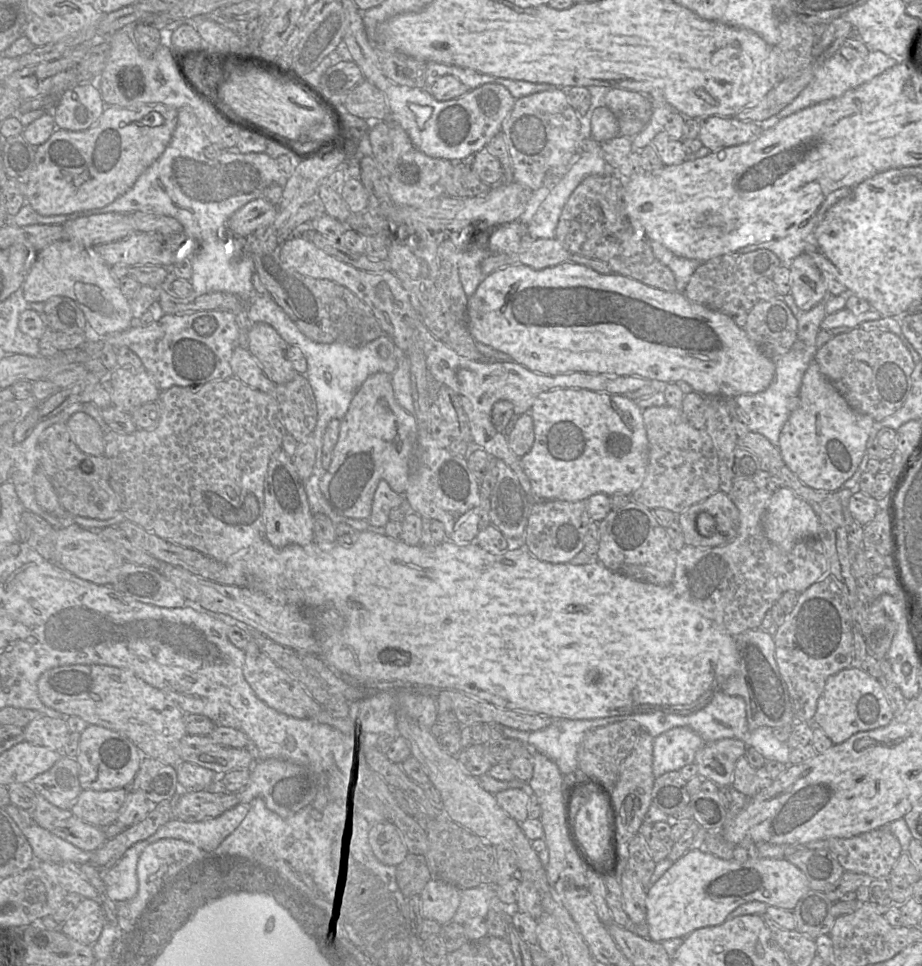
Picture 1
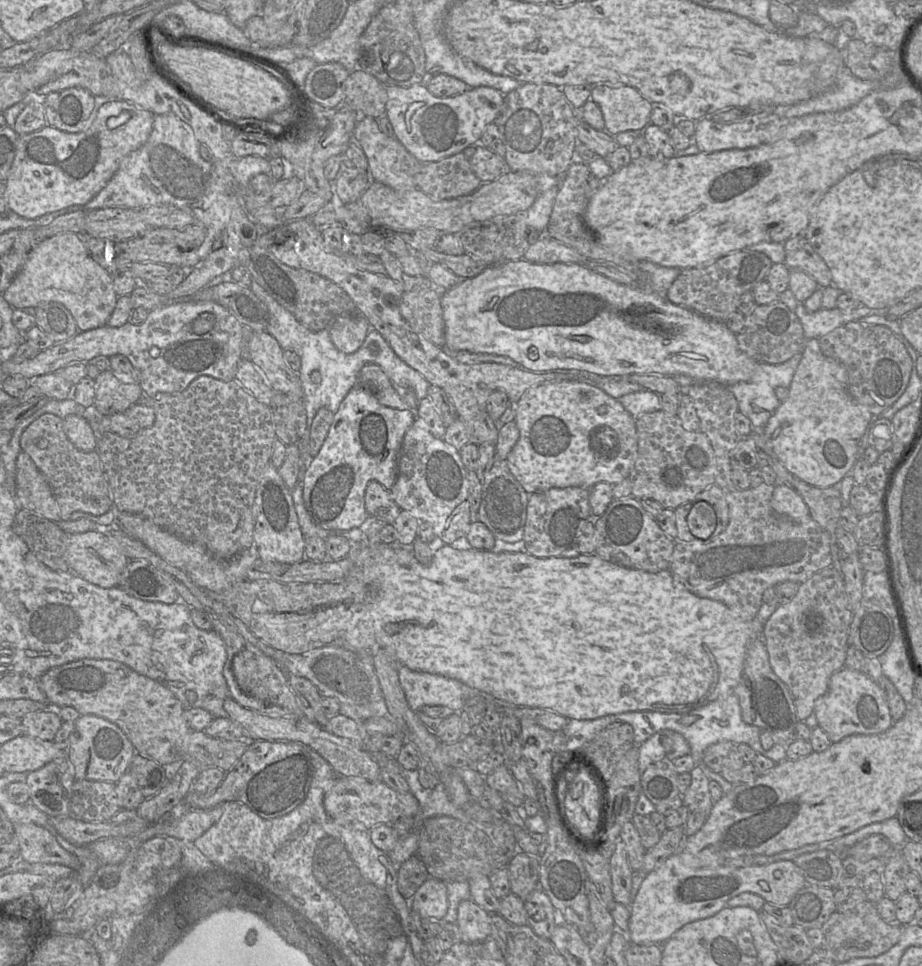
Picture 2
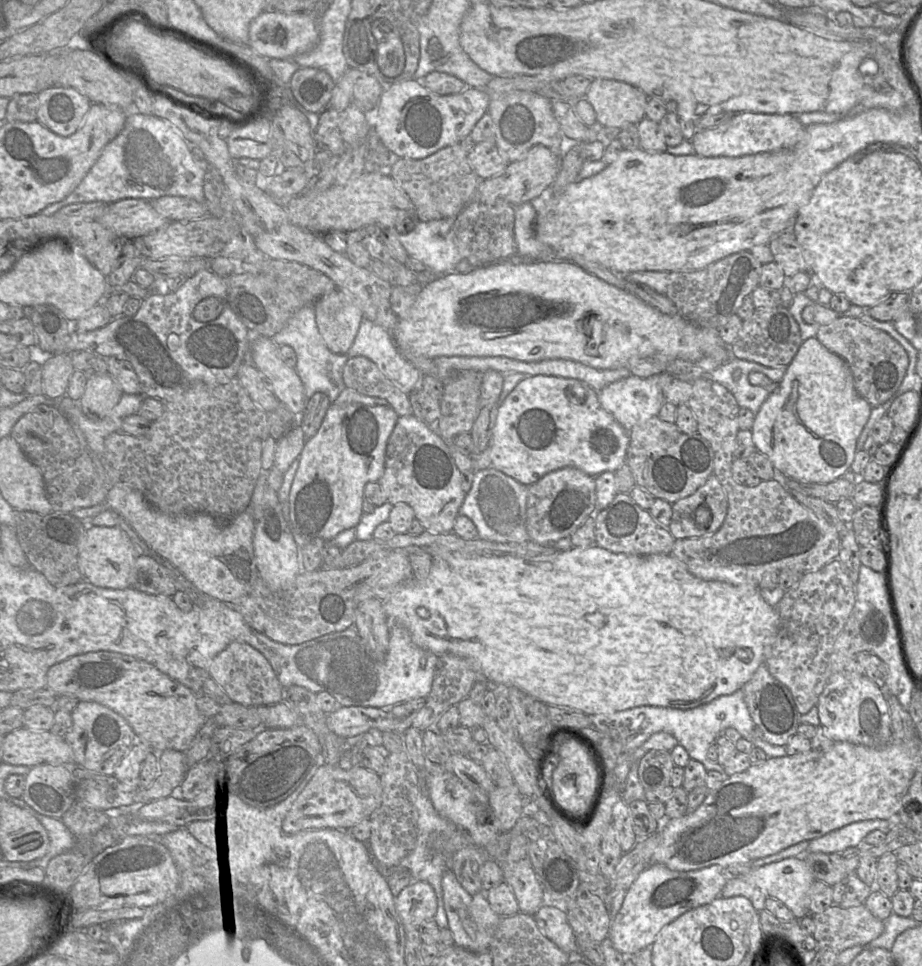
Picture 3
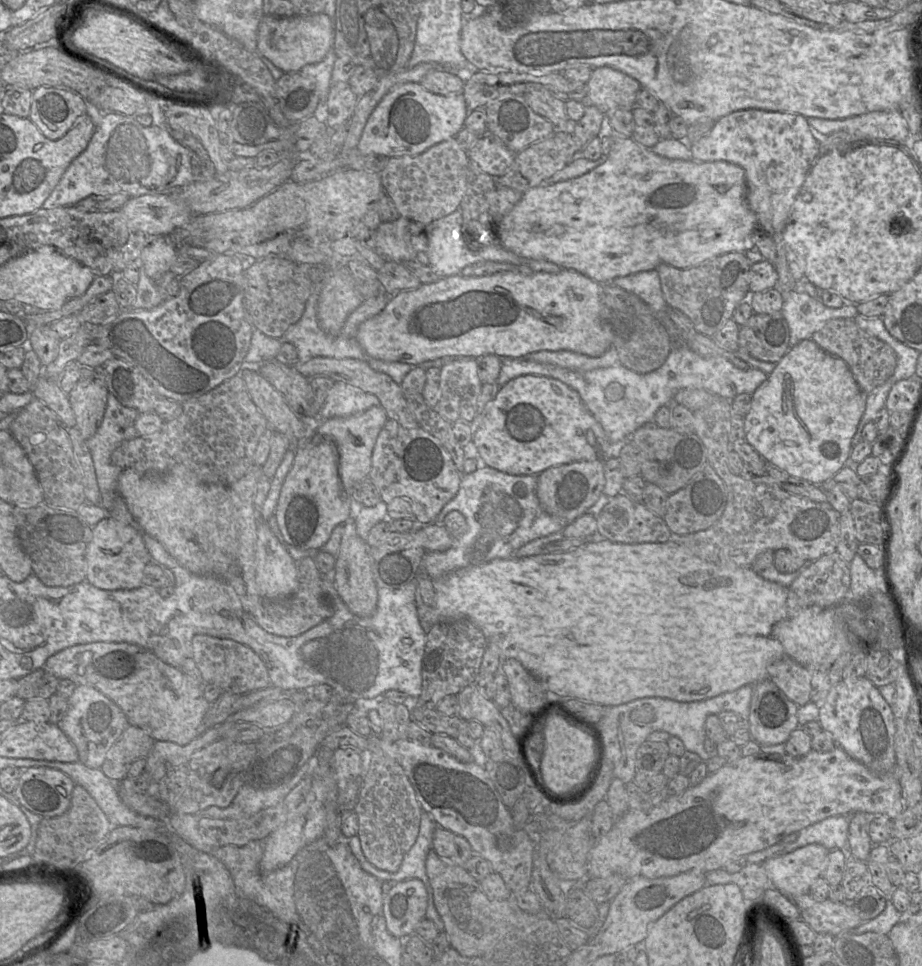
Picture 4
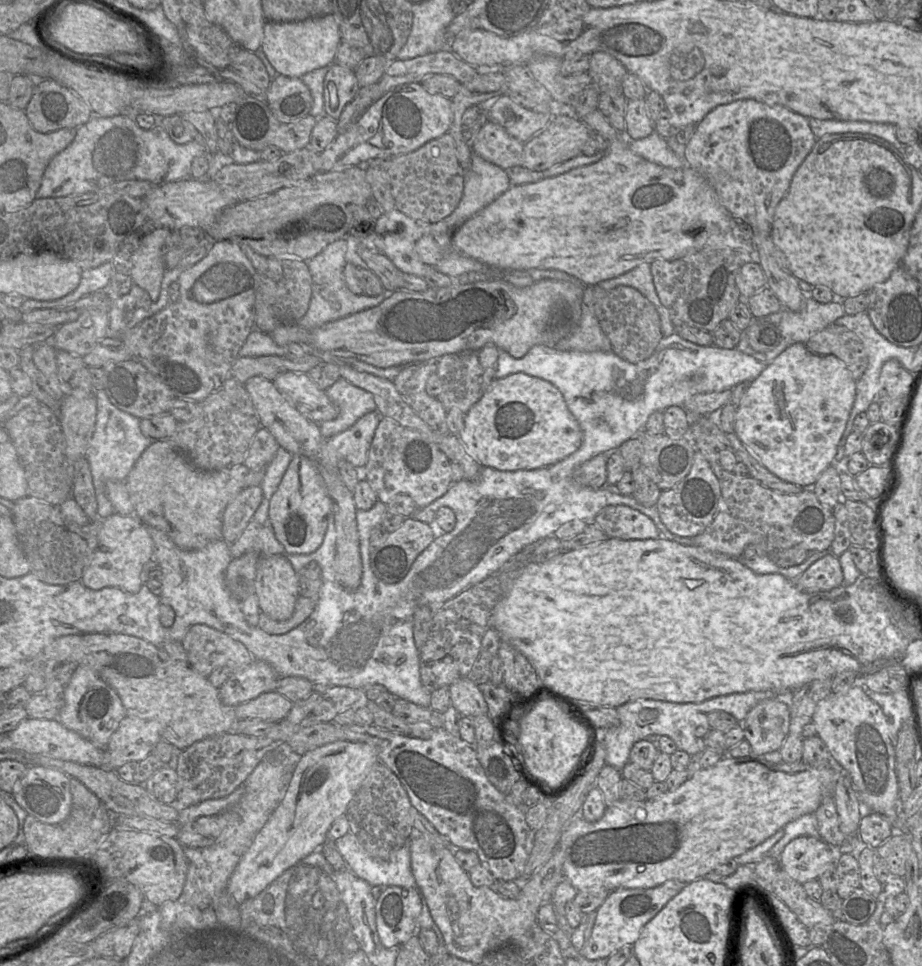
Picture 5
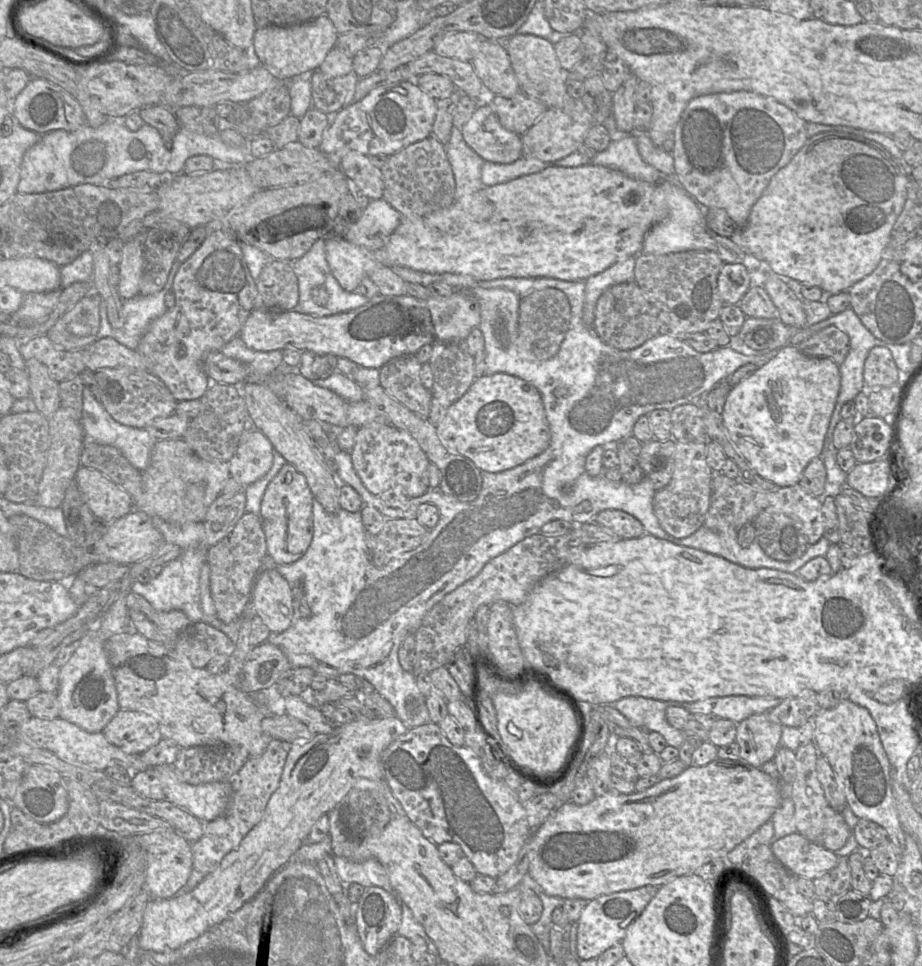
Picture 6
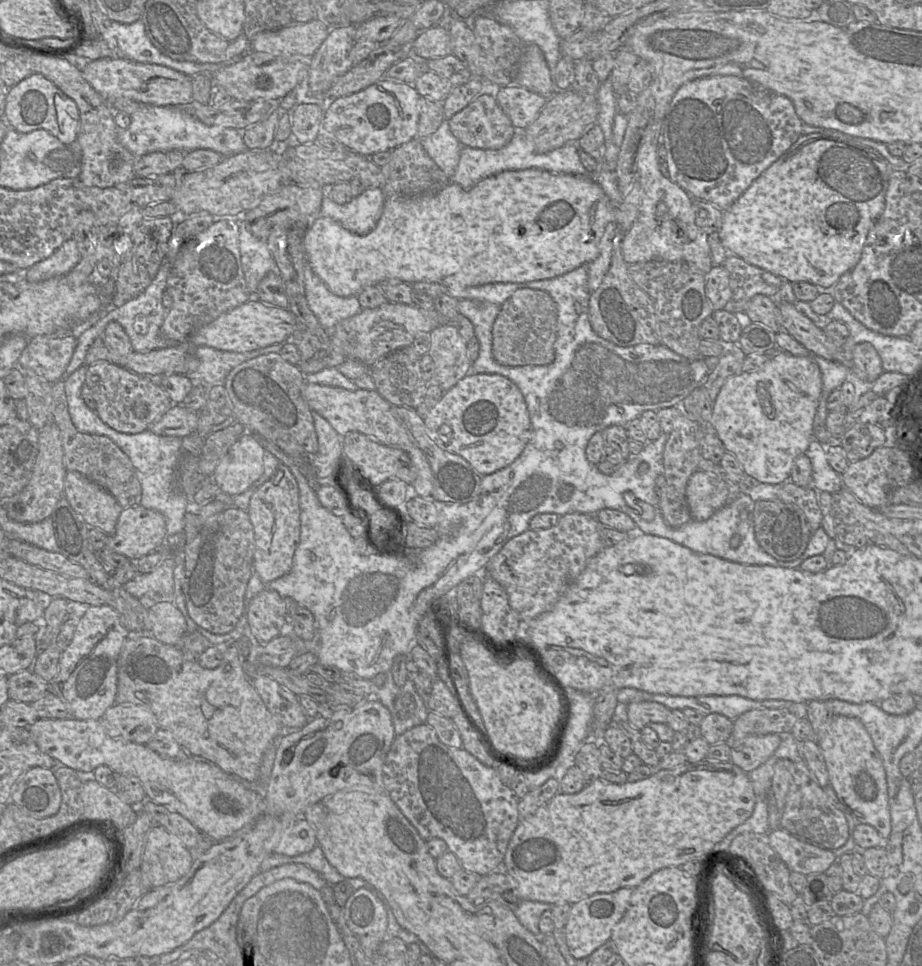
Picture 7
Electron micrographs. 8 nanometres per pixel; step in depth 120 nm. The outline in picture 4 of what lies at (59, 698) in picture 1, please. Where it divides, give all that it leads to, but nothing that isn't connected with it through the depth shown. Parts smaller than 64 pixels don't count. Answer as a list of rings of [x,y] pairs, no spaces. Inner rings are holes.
[[[127,642],[77,644],[50,656],[43,668],[59,680],[69,679],[76,685],[97,689],[123,711],[130,725],[143,729],[155,741],[169,741],[185,746],[205,732],[203,719],[212,705],[204,697],[204,684],[208,683],[197,682],[182,669],[163,662],[142,646]]]

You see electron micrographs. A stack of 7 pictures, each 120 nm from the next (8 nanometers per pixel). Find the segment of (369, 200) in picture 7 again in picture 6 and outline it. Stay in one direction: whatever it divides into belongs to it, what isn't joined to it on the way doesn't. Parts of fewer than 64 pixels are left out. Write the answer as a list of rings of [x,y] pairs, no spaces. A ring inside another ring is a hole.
[[[373,199],[356,222],[345,222],[338,215],[334,234],[369,251],[377,251],[385,246],[401,220],[402,215],[384,199]]]

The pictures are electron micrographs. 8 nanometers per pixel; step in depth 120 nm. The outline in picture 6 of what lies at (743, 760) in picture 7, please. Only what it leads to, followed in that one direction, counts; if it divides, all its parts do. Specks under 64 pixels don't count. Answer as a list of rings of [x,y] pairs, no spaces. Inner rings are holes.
[[[767,713],[753,714],[737,723],[735,742],[739,745],[739,758],[754,767],[761,767],[774,758],[783,726],[770,721]]]

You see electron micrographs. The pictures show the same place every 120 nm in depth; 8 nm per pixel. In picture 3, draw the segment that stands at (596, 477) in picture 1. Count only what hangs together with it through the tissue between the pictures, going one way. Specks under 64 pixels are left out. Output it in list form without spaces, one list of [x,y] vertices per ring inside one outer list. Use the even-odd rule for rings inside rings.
[[[537,375],[520,381],[499,407],[488,449],[491,467],[531,486],[547,473],[565,467],[575,467],[593,477],[603,472],[615,473],[626,463],[629,442],[629,431],[601,406],[598,392],[587,383],[571,378]]]

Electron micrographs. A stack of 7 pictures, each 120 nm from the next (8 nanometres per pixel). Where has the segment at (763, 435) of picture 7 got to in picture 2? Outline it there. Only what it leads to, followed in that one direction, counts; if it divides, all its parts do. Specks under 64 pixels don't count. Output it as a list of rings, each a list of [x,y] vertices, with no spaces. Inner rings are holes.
[[[818,339],[805,341],[801,361],[788,389],[788,397],[763,430],[765,438],[796,478],[817,488],[841,482],[857,461],[858,445],[872,414],[849,394],[845,368],[822,353]]]

